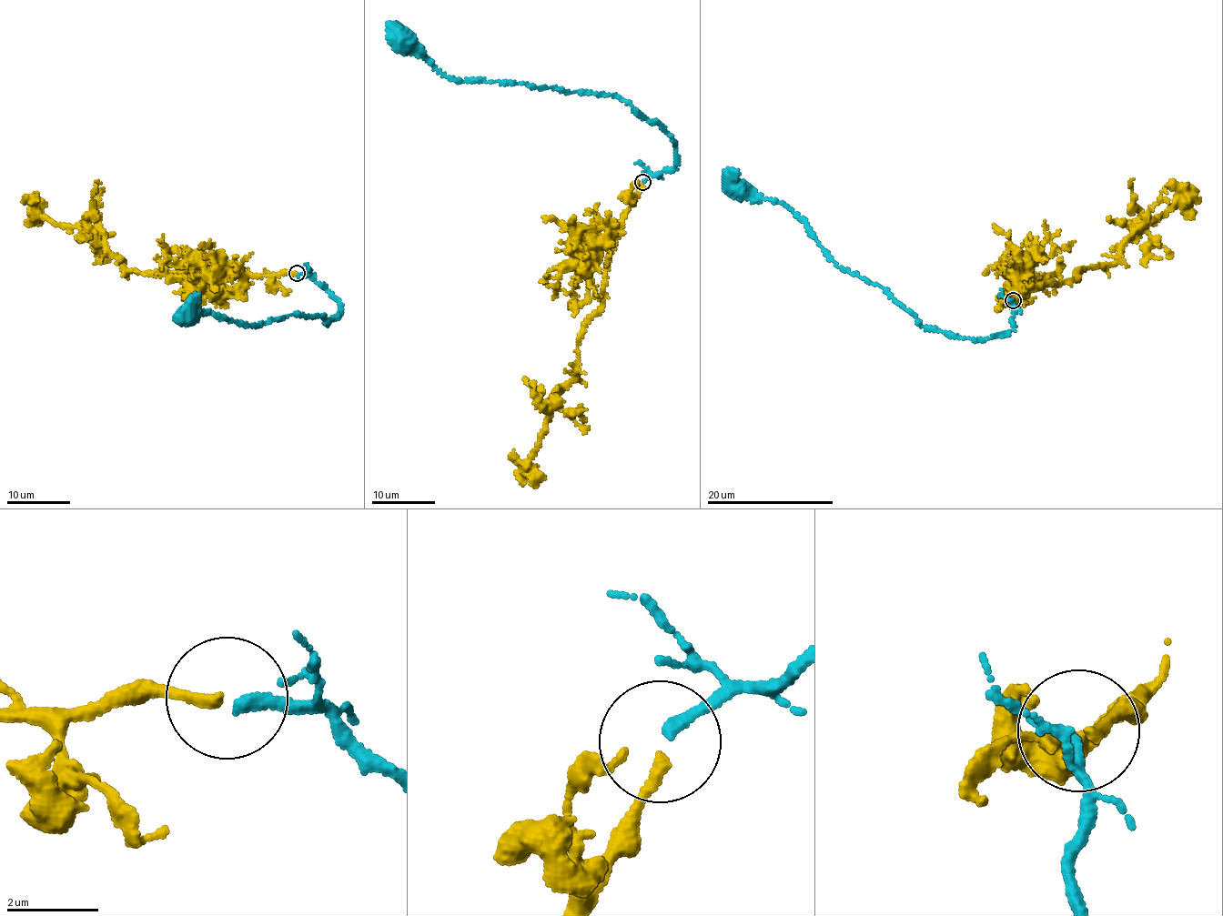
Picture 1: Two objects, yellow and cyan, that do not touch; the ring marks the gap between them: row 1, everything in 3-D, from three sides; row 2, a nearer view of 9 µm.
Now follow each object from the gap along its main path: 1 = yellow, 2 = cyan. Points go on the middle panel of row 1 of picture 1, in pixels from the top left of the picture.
1: (641, 184), (618, 227), (604, 300), (583, 327), (576, 377), (558, 393), (528, 463), (524, 485)
2: (643, 180), (674, 167), (675, 144), (661, 126), (615, 95), (571, 94), (520, 83), (459, 82), (402, 41)

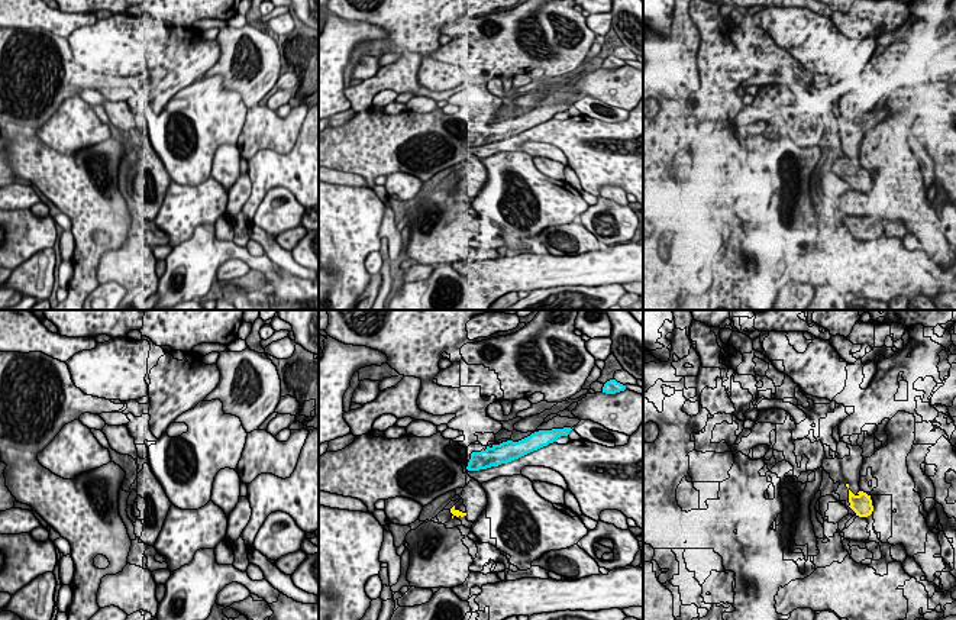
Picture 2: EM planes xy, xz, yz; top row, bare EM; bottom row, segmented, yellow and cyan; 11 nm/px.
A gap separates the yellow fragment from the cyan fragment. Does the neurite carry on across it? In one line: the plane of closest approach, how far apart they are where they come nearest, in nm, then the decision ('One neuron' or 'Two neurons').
Closest in xz. Distance 440 nm. One neuron

